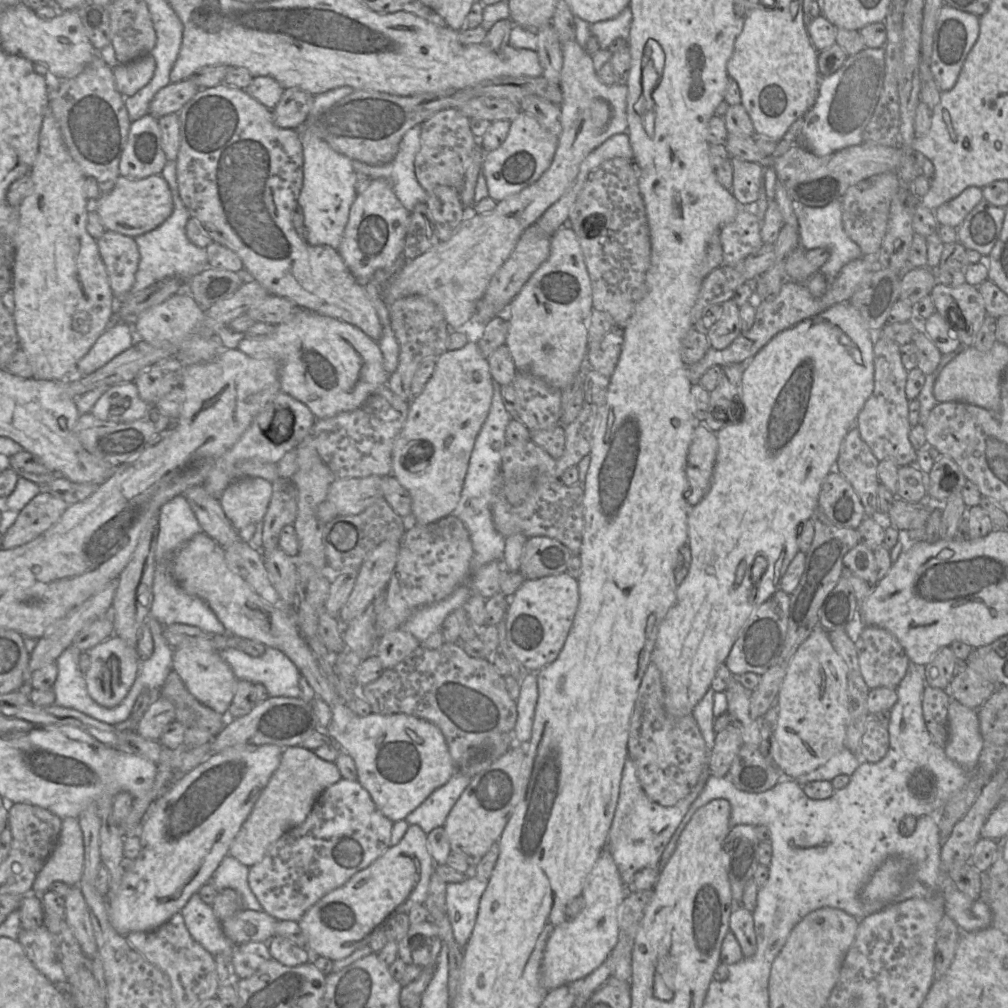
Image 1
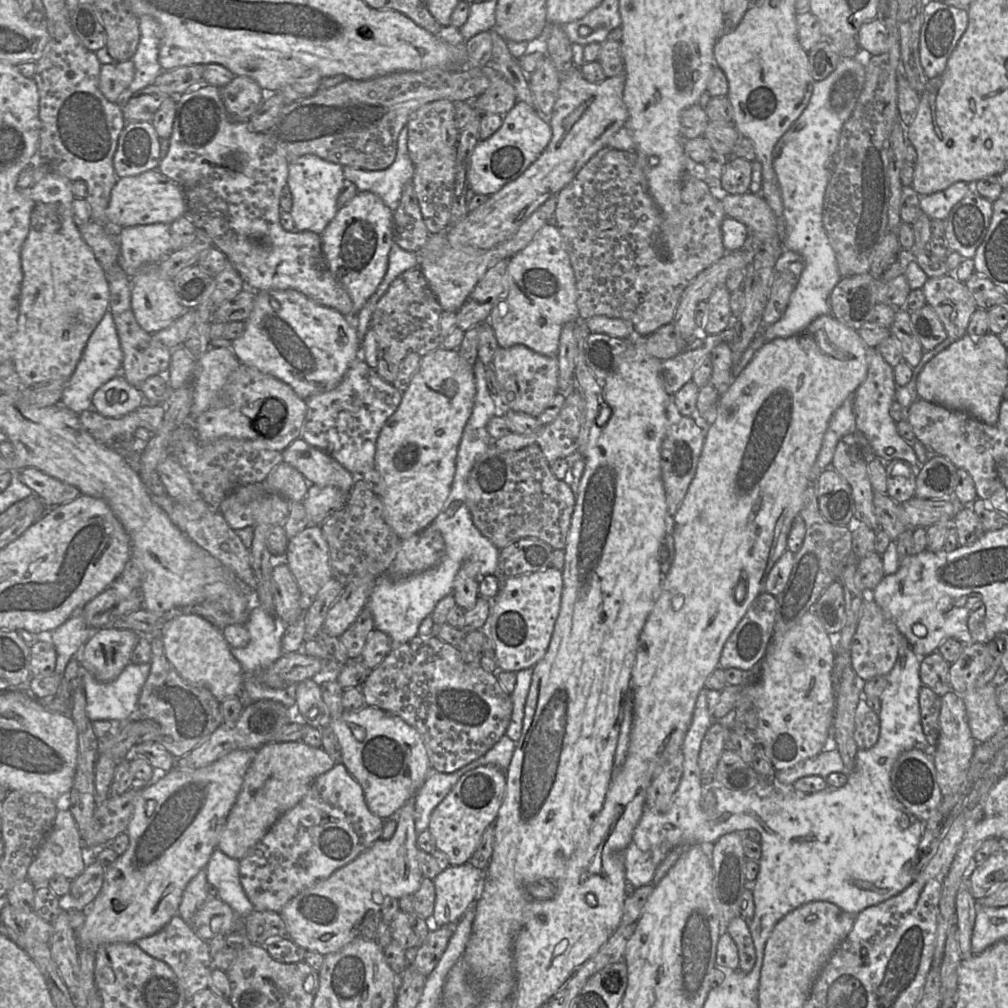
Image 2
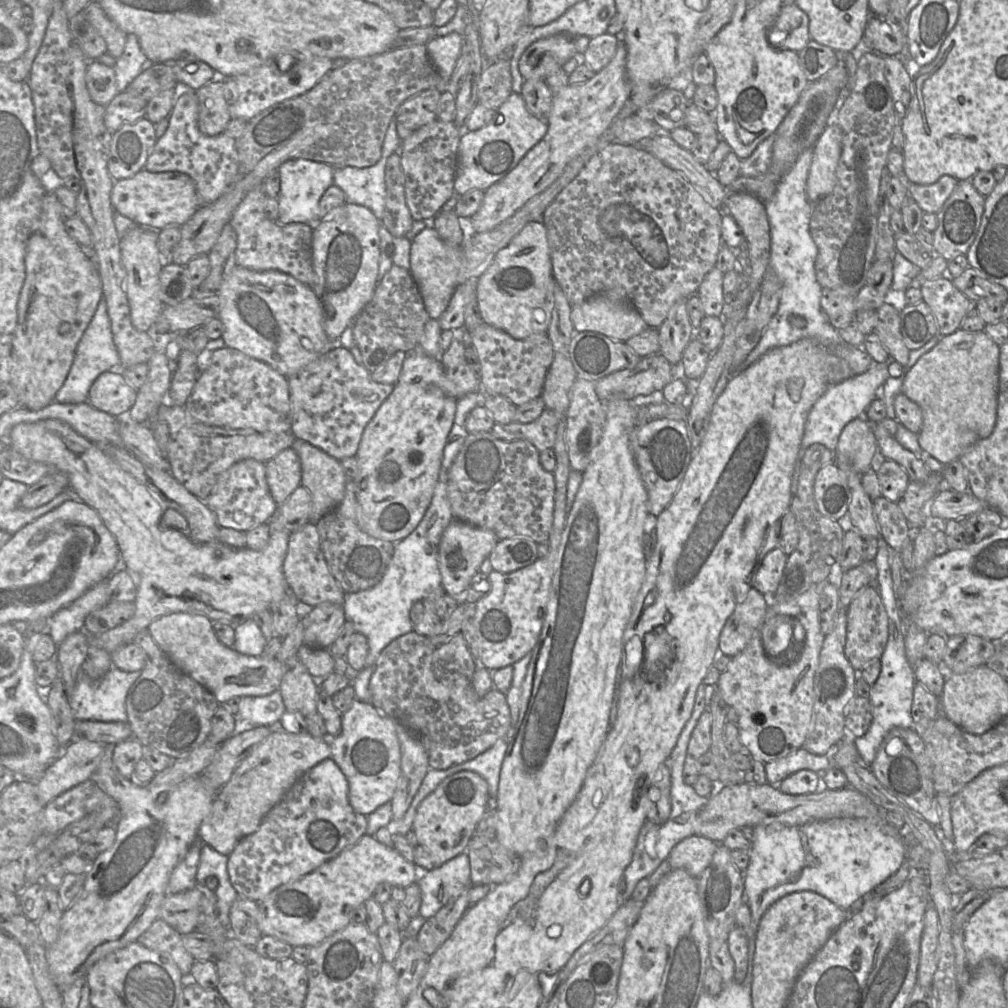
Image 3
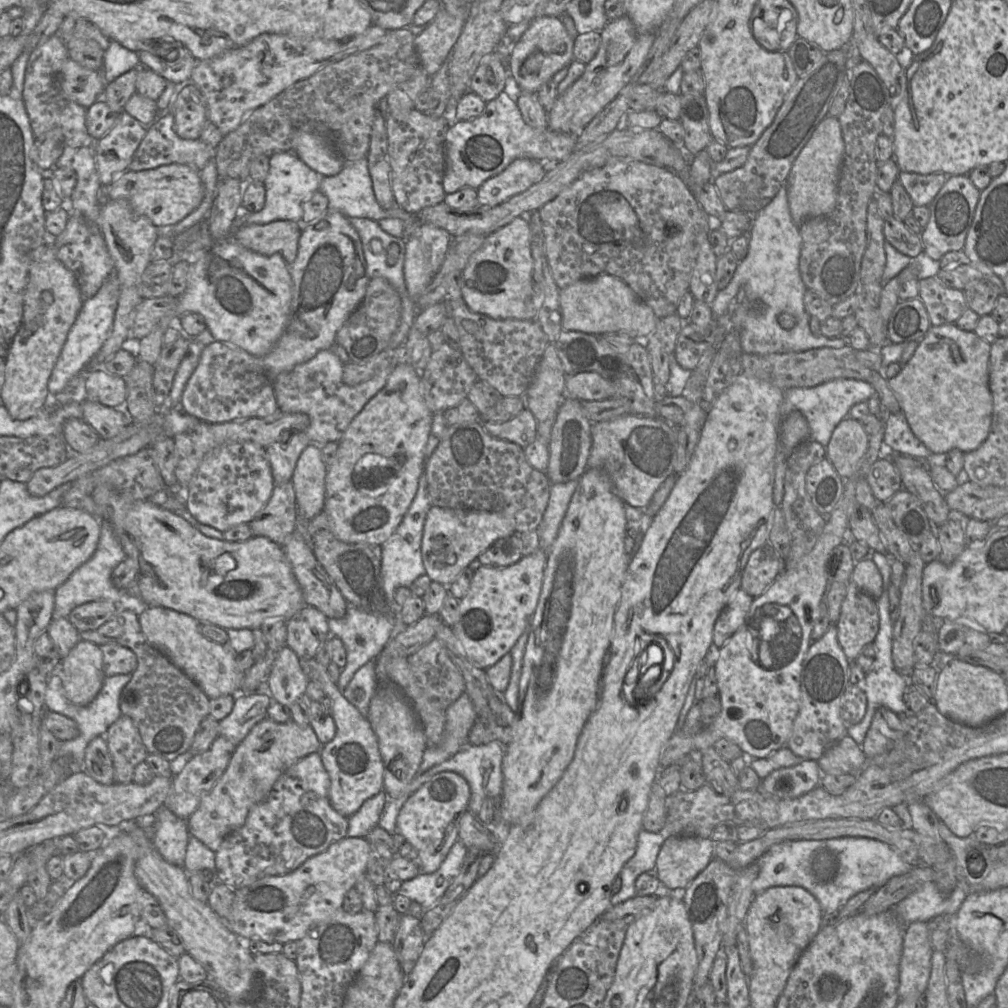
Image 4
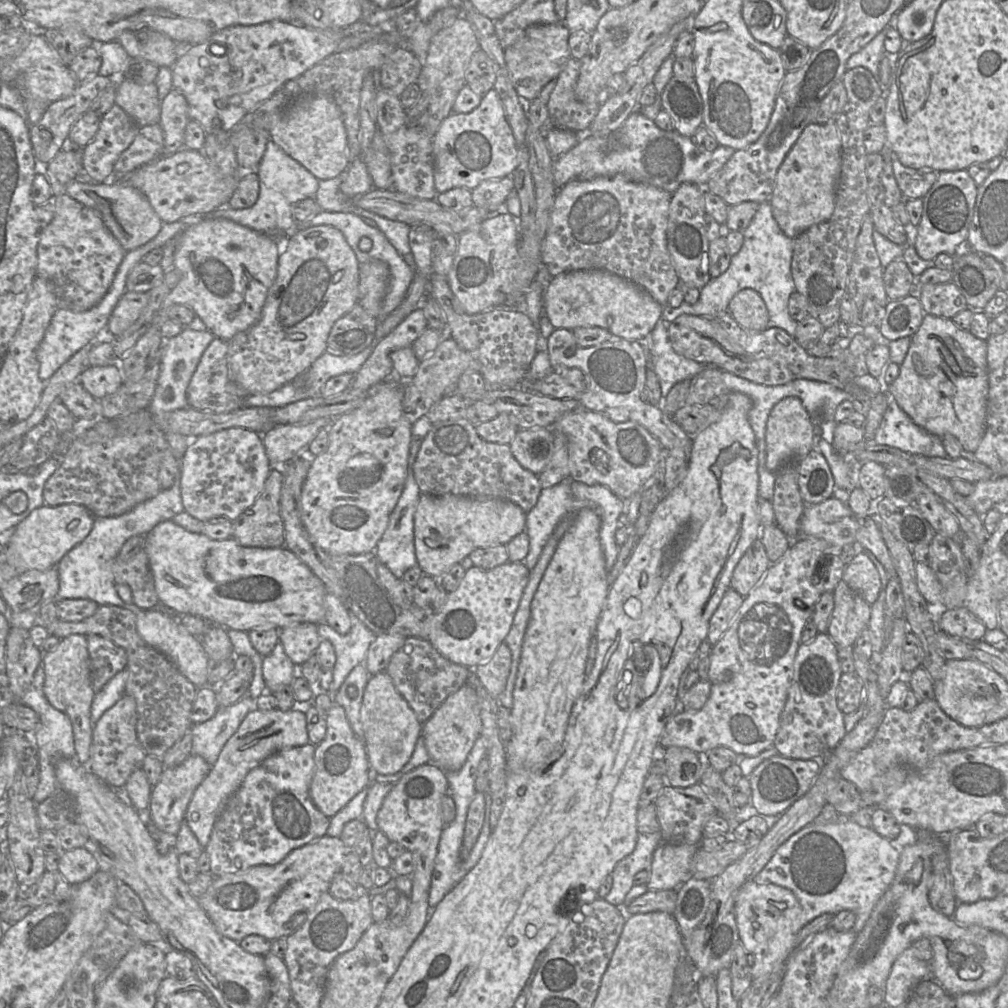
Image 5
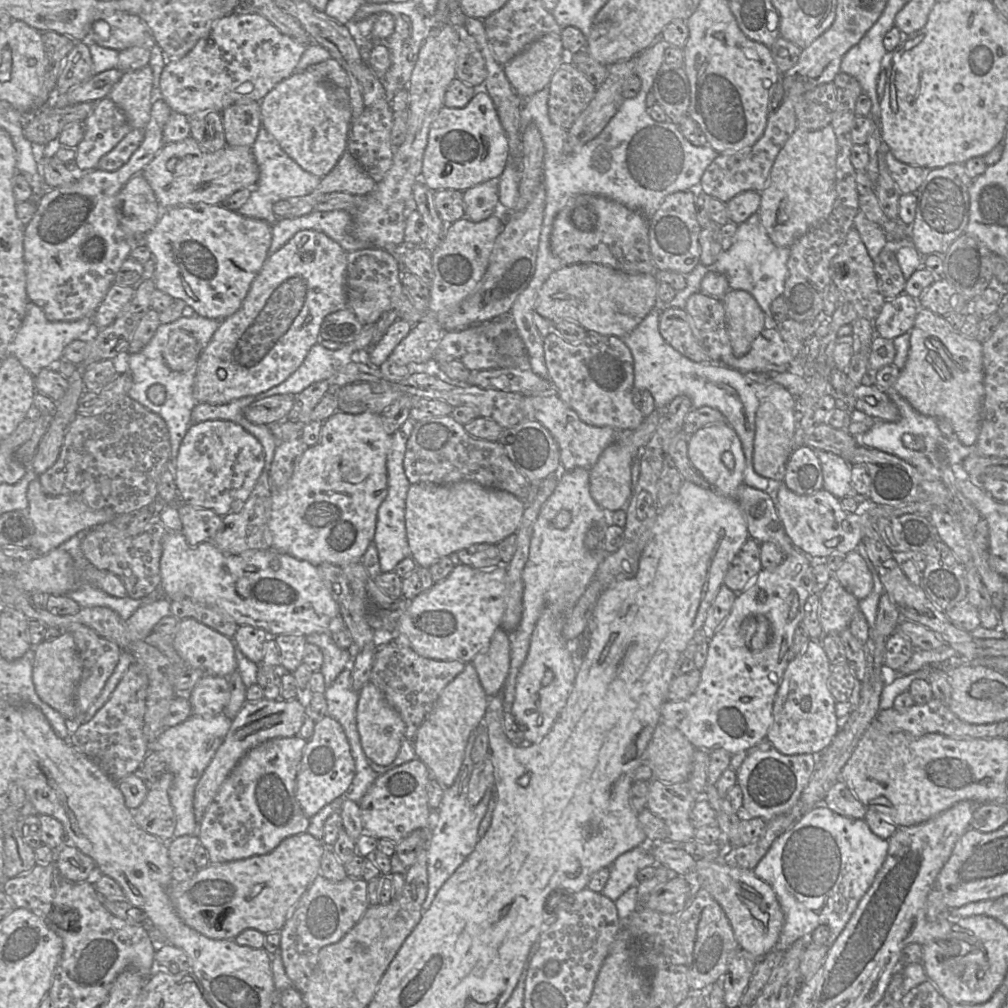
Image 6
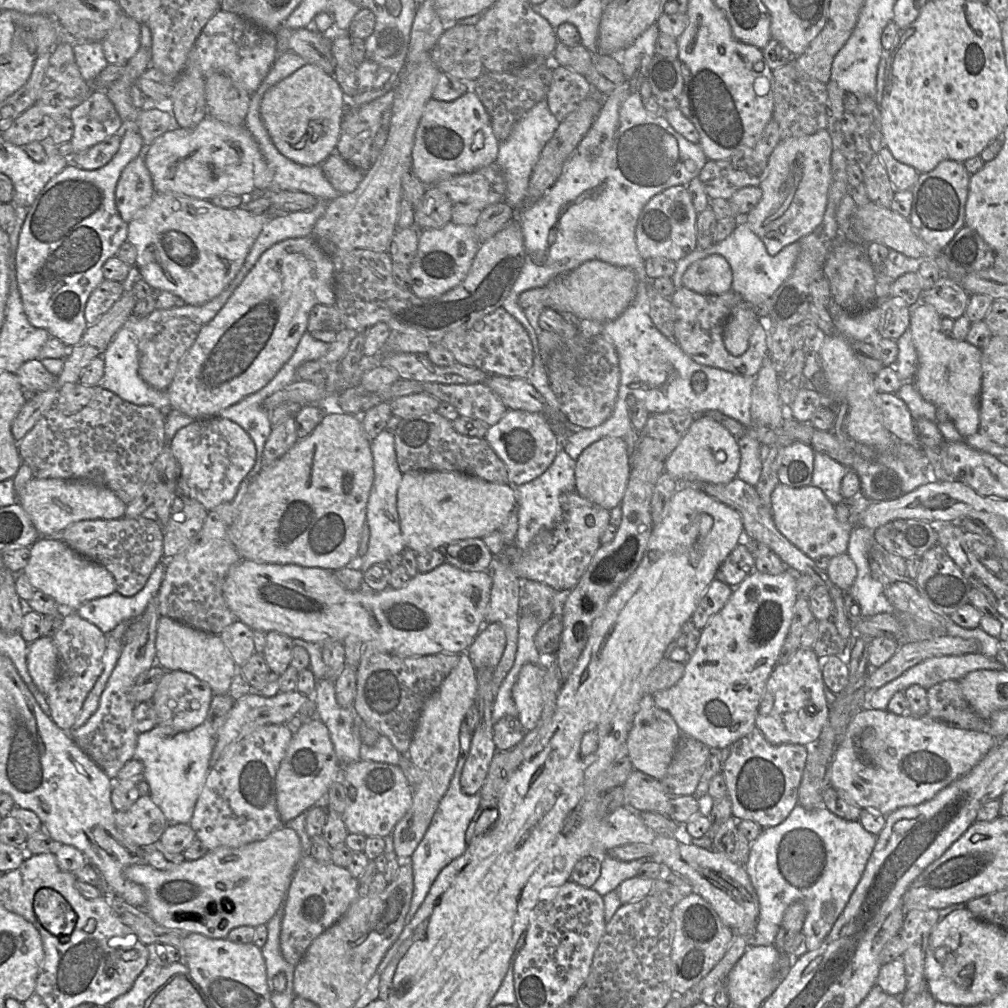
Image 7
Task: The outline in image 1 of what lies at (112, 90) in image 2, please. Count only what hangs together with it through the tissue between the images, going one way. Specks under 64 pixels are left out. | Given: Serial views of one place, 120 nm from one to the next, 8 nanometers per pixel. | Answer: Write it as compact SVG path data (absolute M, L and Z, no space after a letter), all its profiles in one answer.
M151 55L112 68L117 90L124 96L134 95L152 79L156 62Z

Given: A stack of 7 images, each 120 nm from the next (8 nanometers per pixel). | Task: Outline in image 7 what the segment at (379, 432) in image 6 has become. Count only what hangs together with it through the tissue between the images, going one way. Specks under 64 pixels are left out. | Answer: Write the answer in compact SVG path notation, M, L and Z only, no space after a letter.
M325 414L305 438L253 477L229 529L242 560L292 564L330 571L345 568L358 553L374 481L369 439L358 416Z

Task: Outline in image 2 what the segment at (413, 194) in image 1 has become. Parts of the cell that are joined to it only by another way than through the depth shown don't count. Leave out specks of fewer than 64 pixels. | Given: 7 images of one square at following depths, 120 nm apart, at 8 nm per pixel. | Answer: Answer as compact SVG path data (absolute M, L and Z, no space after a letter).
M405 126L398 137L396 158L392 165L380 171L363 170L343 166L346 180L355 184L358 192L371 192L382 199L392 210L396 210L404 186L412 183L414 165L408 151L408 129Z

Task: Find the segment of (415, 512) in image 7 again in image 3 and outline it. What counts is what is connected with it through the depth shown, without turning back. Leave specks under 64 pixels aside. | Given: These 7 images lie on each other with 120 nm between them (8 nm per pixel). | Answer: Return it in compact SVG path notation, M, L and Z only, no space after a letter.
M454 519L443 531L438 546L438 568L442 578L441 587L458 603L467 602L466 589L471 579L479 571L482 562L489 557L498 541L499 538L492 530L477 527L459 519Z

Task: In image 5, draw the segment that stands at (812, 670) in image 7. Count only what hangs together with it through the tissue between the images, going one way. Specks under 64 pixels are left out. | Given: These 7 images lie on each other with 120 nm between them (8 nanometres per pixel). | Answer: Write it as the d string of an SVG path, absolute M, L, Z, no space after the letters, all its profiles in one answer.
M818 633L809 643L800 644L787 701L780 716L774 746L784 757L819 761L846 735L844 714L837 706L837 688L842 670L838 646L830 636Z

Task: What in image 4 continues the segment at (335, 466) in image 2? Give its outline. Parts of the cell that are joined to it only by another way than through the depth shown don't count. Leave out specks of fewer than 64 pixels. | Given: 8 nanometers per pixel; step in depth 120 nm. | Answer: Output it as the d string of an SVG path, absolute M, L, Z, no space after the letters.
M310 443L300 454L291 478L298 515L309 521L324 509L326 474L320 447Z

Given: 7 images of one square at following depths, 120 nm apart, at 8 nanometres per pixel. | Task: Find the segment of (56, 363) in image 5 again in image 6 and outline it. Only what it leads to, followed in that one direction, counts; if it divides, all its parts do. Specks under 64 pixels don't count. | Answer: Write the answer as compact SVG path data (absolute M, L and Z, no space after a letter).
M27 303L23 322L7 348L7 355L15 356L19 362L36 376L43 368L62 359L64 348L74 340L92 340L100 329L94 326L93 315L75 321L49 321L36 304Z

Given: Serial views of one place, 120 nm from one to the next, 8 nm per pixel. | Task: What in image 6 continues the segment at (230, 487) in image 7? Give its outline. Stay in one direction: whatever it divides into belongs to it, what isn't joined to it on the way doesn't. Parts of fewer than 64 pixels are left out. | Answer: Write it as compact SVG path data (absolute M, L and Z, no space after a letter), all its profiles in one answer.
M229 420L192 423L177 455L174 477L179 499L196 508L211 509L221 517L235 512L249 497L264 462L261 443L239 424Z

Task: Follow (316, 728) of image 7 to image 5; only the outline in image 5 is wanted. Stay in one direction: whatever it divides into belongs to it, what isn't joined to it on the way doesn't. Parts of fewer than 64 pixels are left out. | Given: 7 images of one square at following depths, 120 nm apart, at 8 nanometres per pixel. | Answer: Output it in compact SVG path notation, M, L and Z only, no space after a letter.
M333 699L326 716L326 735L324 740L316 745L314 763L310 797L315 807L328 818L339 812L369 785L369 761L365 746L351 729L344 709Z

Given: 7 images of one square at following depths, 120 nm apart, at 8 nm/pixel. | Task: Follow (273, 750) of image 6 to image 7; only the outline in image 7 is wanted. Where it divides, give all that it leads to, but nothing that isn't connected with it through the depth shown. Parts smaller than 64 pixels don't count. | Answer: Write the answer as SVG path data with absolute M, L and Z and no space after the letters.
M283 724L261 726L229 744L207 773L190 825L208 849L241 847L285 826L276 805L276 774L293 733Z

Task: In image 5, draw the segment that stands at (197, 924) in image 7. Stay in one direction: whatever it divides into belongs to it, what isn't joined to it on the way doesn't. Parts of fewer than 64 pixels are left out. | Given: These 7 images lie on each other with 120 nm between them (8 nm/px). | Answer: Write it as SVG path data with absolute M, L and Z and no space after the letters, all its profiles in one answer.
M323 836L292 850L275 865L257 865L235 874L214 877L206 892L197 899L216 930L225 937L237 942L252 934L260 935L270 941L286 938L292 932L293 917L313 909L320 896L329 891L334 875L341 871L344 857L350 851L352 849L348 848L339 837Z

